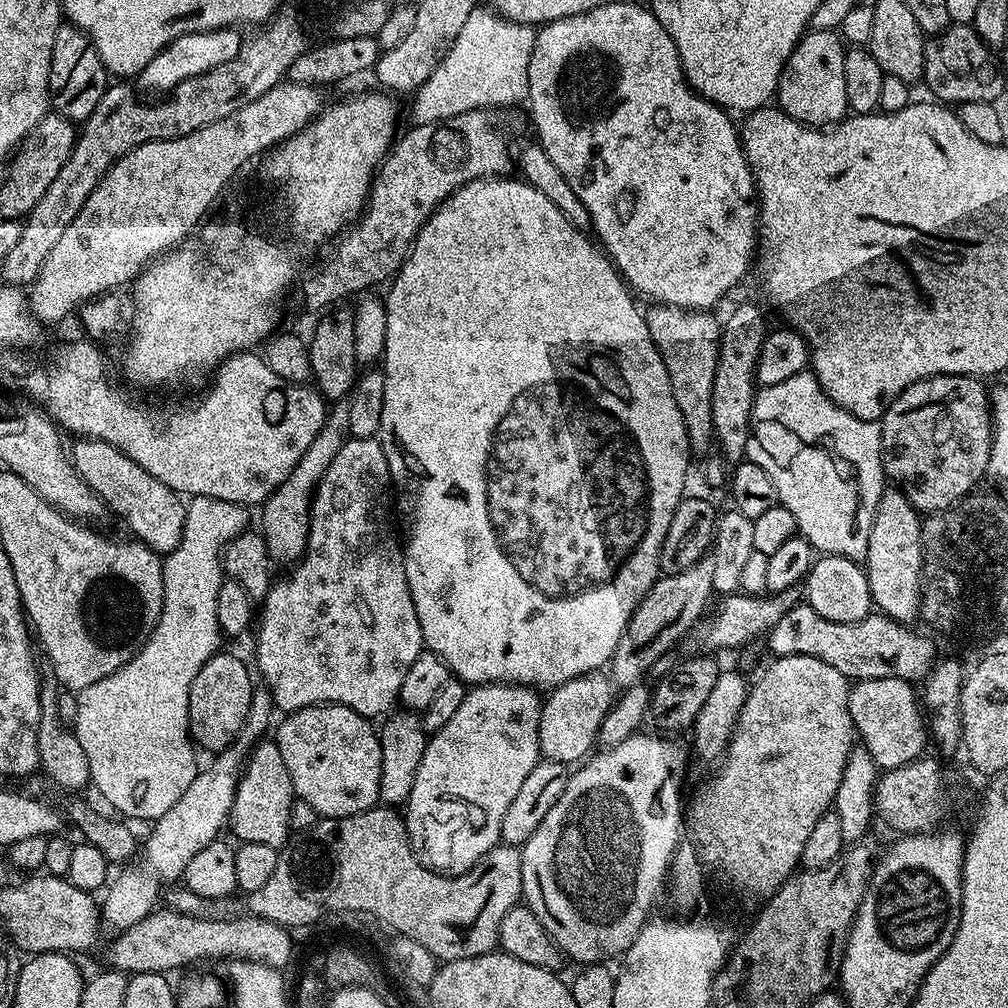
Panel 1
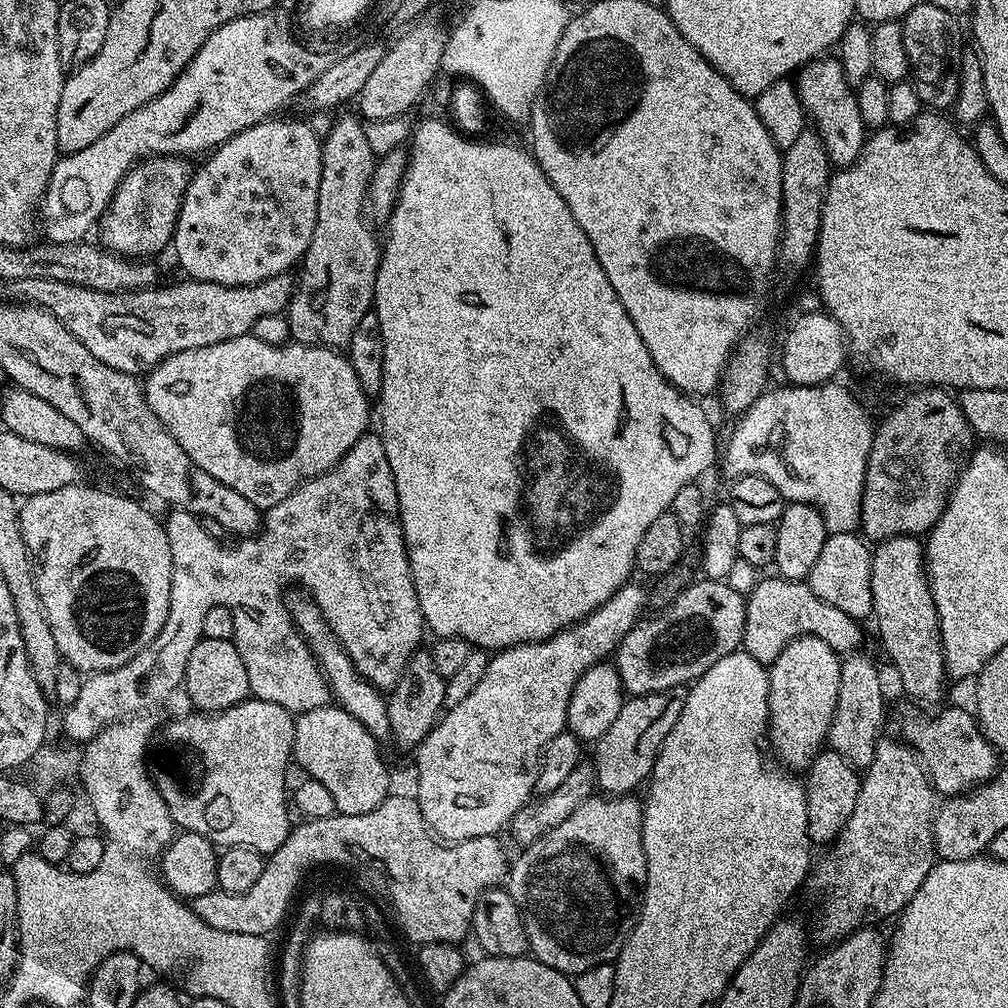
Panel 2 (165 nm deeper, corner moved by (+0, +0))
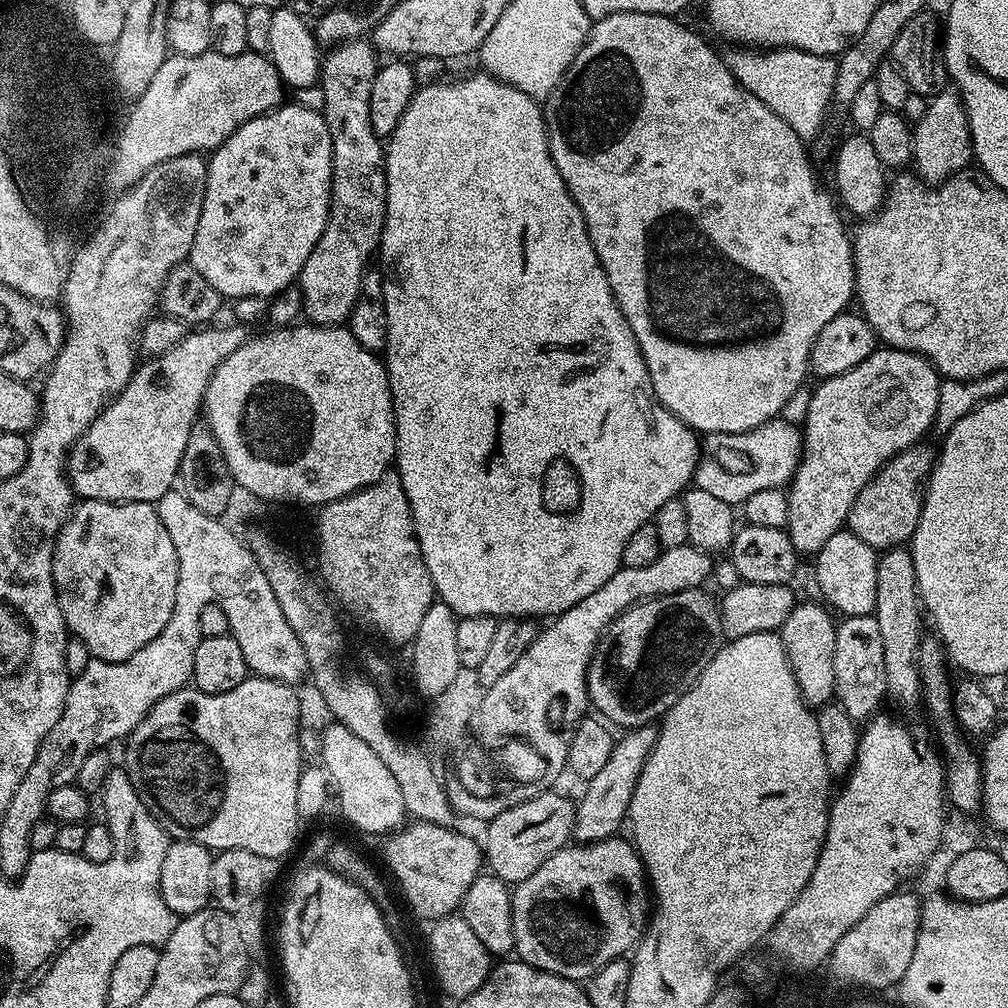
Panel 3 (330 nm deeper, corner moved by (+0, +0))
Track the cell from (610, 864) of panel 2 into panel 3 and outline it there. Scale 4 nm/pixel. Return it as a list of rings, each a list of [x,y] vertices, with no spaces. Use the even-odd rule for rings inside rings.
[[[615,835],[608,837],[607,840],[593,840],[591,844],[581,844],[579,842],[569,843],[564,848],[558,849],[556,853],[550,854],[538,866],[538,870],[535,870],[534,874],[530,874],[528,878],[517,883],[511,889],[512,913],[514,914],[514,938],[516,939],[514,952],[519,959],[524,960],[530,966],[546,970],[550,974],[558,974],[567,980],[584,982],[602,966],[606,966],[606,962],[621,959],[641,939],[642,929],[646,924],[646,913],[650,908],[650,896],[646,891],[646,869],[644,867],[644,861],[640,859],[640,853],[636,850],[635,843],[631,839],[620,839],[621,837],[619,835]]]

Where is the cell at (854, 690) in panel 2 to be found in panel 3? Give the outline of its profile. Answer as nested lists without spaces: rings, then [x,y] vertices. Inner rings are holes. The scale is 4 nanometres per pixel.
[[[875,615],[845,616],[836,625],[834,638],[834,693],[835,703],[841,704],[850,718],[860,722],[877,715],[880,703],[885,703],[886,690],[886,654],[882,654],[882,633],[878,631]]]

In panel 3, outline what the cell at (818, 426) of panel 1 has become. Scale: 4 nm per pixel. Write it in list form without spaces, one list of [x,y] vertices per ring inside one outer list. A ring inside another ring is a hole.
[[[784,418],[768,420],[762,426],[758,426],[749,432],[709,432],[703,437],[700,449],[700,461],[696,463],[694,477],[695,487],[707,490],[722,498],[722,502],[733,506],[743,505],[750,494],[767,488],[784,488],[796,474],[800,467],[802,455],[802,432],[799,427],[787,424]]]

